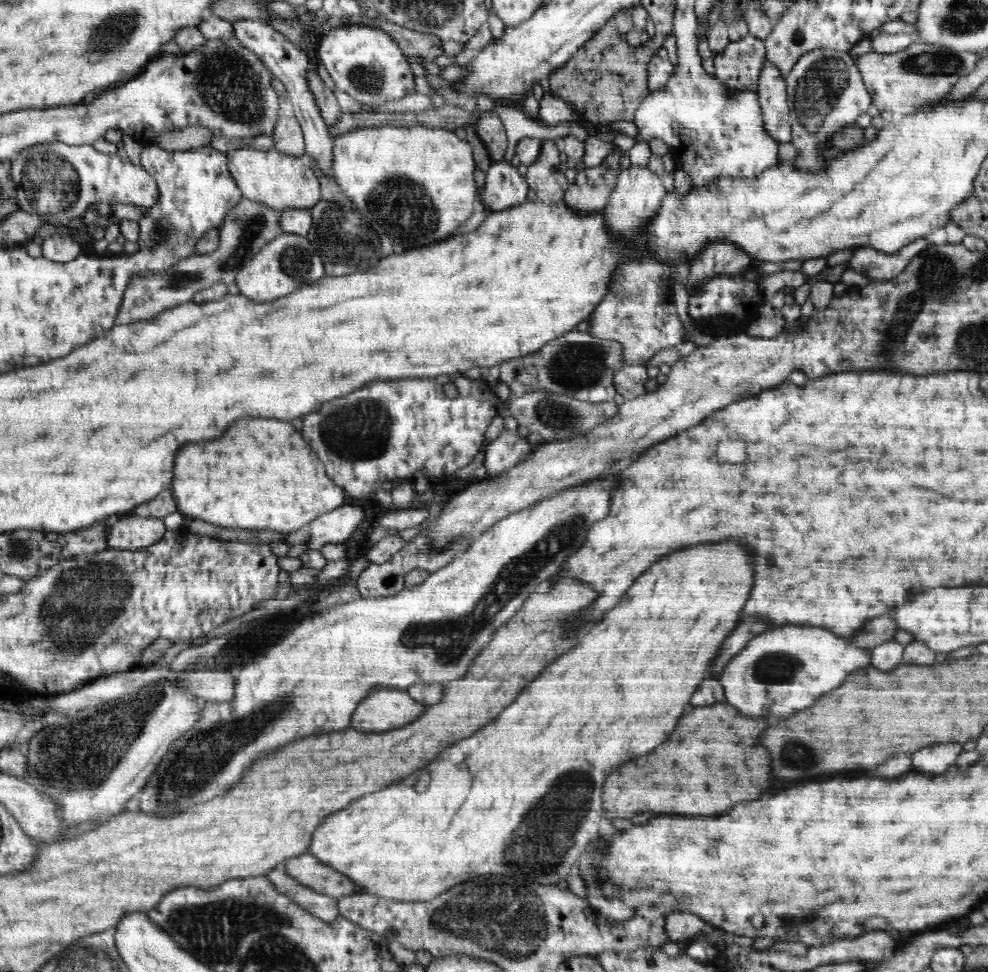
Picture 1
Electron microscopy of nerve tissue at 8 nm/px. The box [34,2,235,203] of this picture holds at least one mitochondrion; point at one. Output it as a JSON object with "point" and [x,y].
{"point":[94,43]}

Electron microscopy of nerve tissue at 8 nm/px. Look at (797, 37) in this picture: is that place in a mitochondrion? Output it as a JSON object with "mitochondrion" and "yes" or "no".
{"mitochondrion":"yes"}

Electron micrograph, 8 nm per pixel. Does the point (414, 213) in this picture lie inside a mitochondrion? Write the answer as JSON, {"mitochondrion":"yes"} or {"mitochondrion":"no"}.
{"mitochondrion":"yes"}

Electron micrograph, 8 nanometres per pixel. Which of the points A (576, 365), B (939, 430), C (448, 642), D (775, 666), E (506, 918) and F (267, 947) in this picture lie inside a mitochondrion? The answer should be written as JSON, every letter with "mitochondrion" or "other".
{"A":"mitochondrion","B":"other","C":"mitochondrion","D":"mitochondrion","E":"mitochondrion","F":"mitochondrion"}

